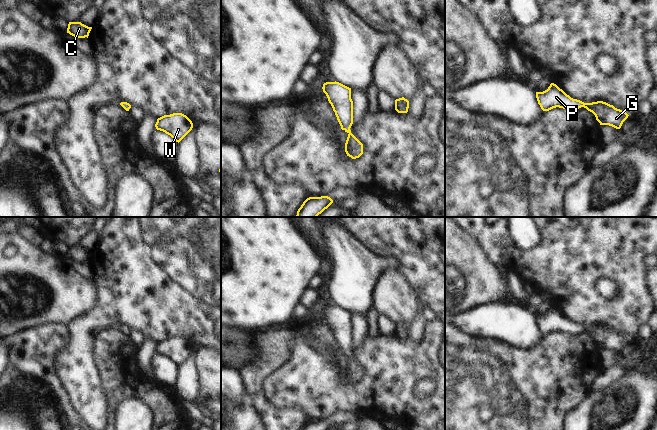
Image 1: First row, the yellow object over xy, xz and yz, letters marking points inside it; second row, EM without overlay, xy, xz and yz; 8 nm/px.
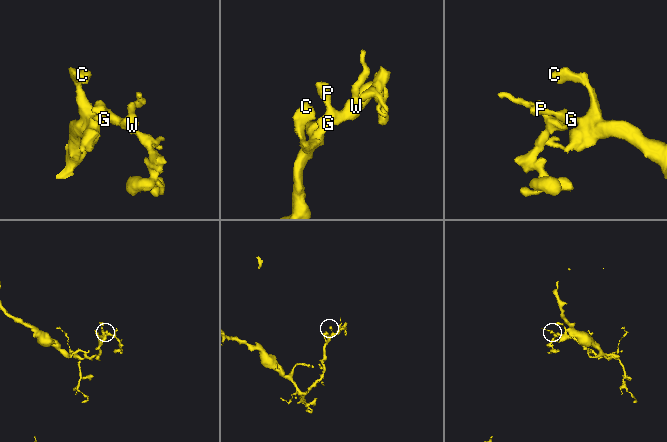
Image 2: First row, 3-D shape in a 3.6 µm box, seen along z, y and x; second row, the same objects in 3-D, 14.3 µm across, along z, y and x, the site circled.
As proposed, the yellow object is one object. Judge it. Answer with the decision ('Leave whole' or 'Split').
Leave whole.

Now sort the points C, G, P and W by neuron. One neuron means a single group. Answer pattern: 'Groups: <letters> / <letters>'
Groups: C G P W.

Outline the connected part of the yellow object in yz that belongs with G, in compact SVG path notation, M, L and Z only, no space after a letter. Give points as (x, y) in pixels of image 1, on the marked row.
M551 83L547 90L536 92L536 98L543 111L556 107L574 111L584 107L595 115L600 125L609 125L616 129L620 129L629 116L626 112L603 101L584 103L573 99L554 83Z

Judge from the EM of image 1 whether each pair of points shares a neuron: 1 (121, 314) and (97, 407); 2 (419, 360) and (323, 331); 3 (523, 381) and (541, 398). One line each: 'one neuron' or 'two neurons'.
1: one neuron
2: two neurons
3: one neuron

